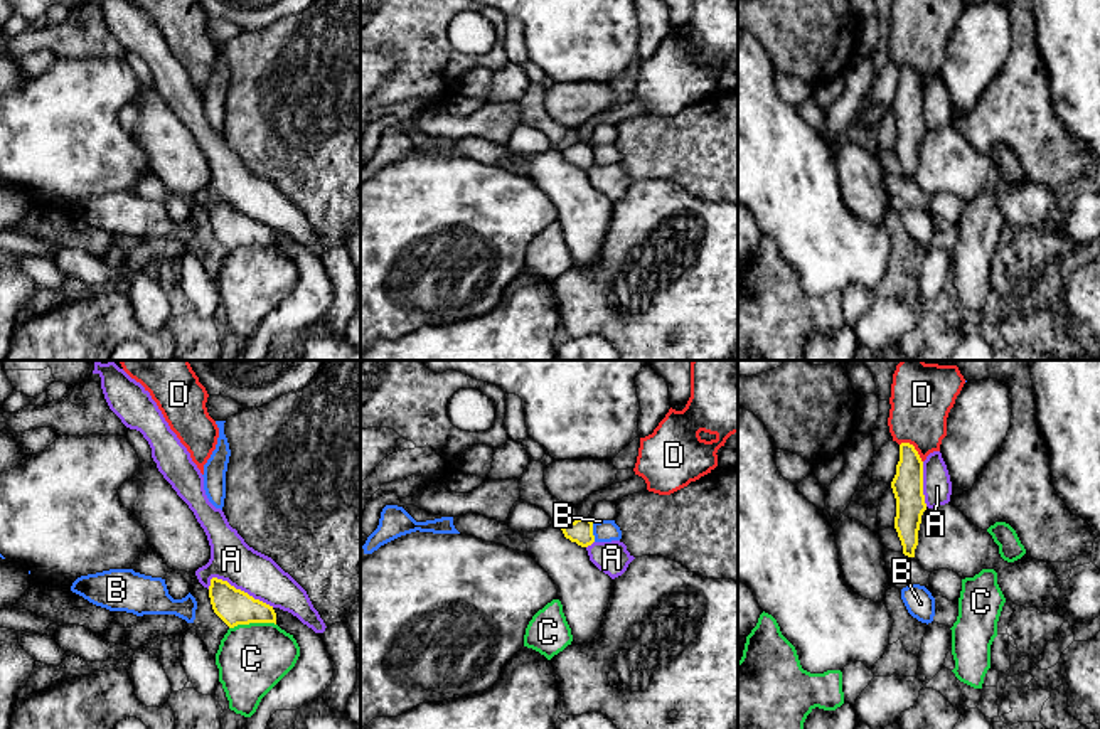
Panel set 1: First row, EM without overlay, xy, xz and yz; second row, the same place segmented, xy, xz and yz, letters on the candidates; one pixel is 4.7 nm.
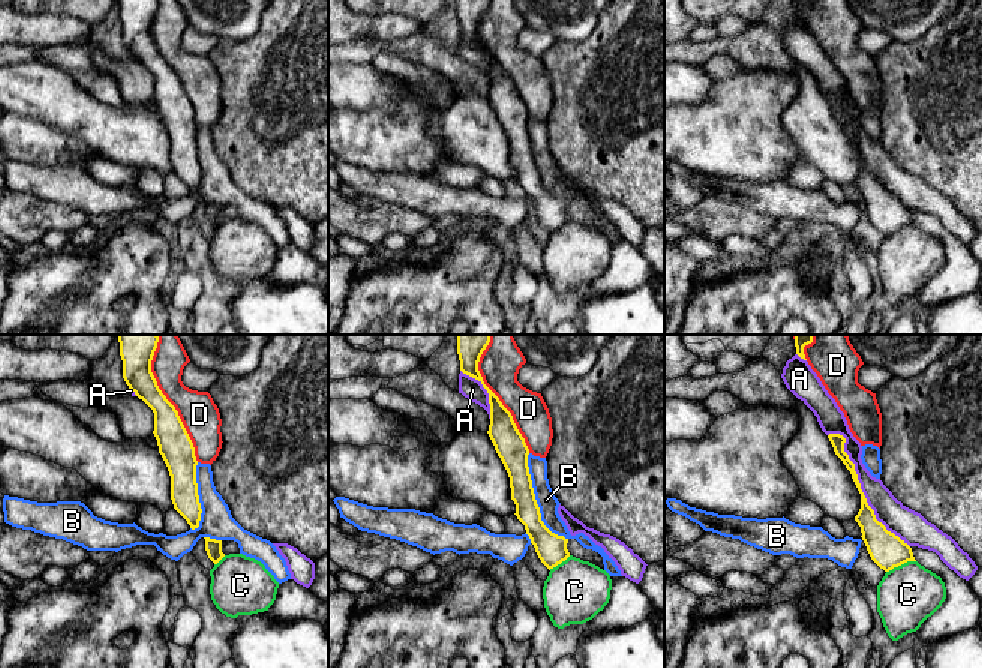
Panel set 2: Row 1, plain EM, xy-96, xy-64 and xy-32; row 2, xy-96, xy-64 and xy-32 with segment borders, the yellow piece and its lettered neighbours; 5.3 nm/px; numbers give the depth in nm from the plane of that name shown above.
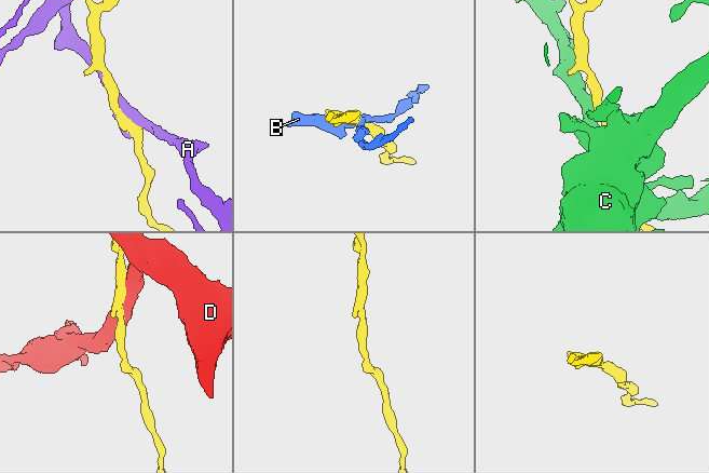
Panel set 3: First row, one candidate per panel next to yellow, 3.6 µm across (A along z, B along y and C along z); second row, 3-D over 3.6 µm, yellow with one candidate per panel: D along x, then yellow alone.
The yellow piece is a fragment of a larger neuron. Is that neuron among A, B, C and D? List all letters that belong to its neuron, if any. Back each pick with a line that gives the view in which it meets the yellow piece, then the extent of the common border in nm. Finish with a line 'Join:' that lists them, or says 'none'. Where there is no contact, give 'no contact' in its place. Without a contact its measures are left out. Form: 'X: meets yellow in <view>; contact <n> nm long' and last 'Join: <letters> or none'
Join: none

